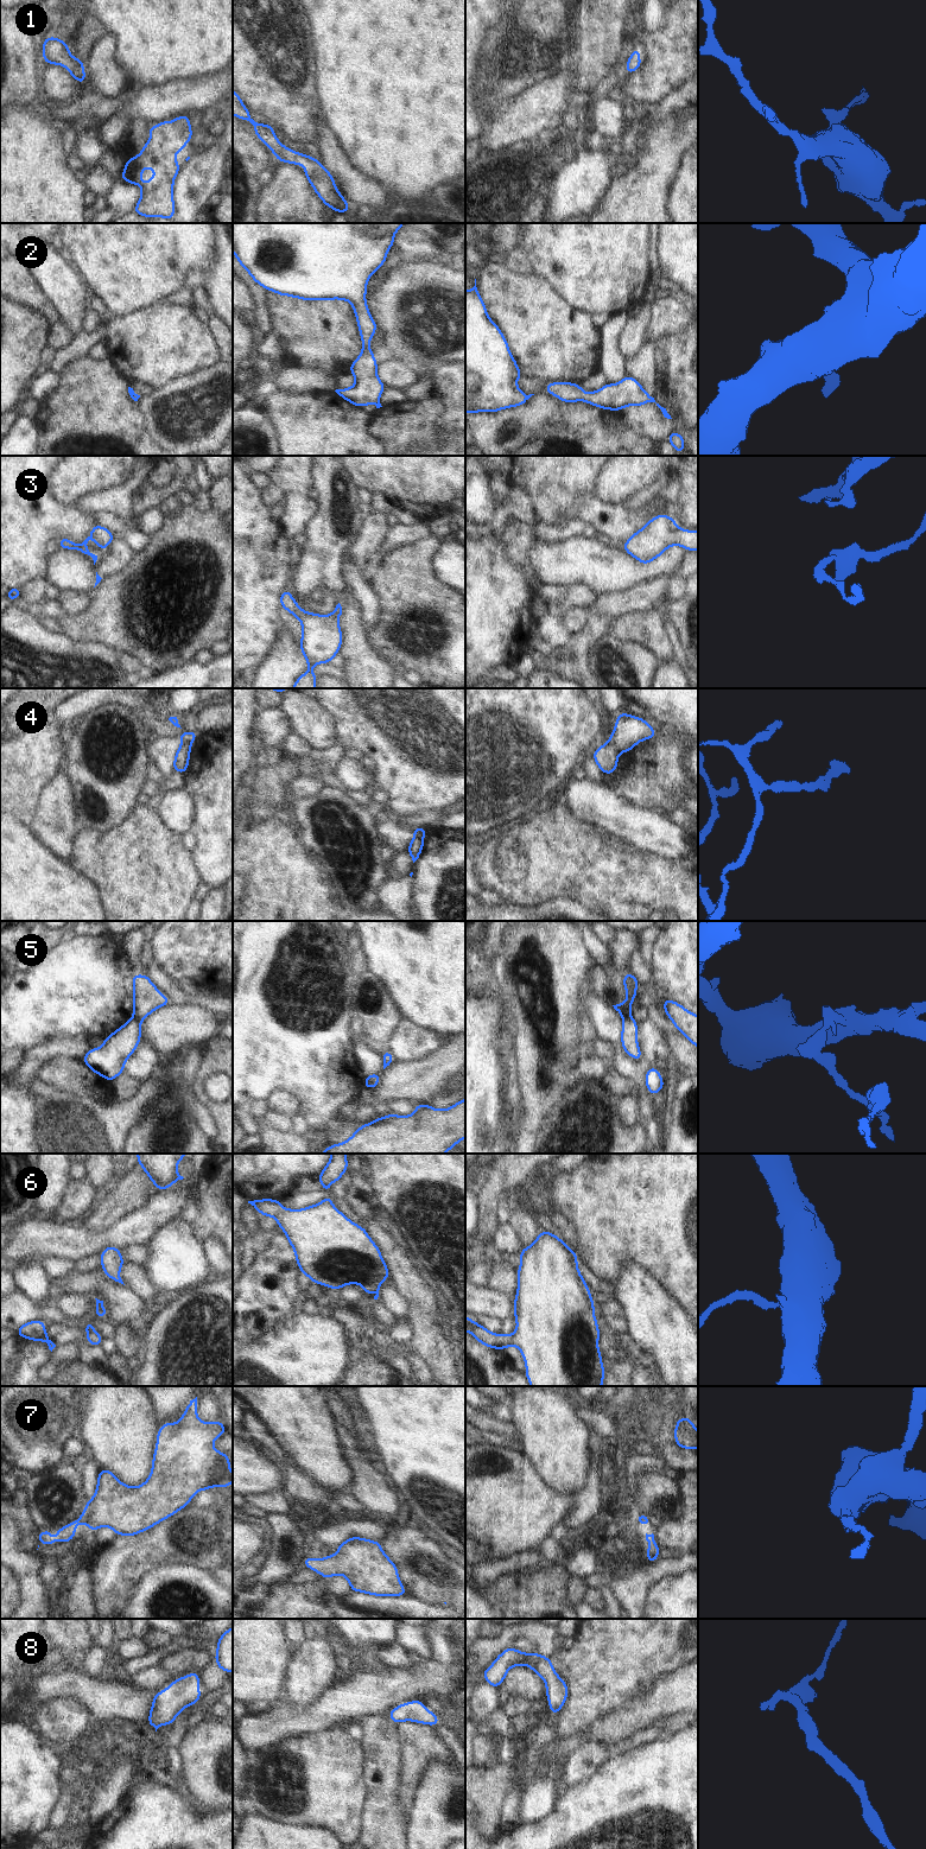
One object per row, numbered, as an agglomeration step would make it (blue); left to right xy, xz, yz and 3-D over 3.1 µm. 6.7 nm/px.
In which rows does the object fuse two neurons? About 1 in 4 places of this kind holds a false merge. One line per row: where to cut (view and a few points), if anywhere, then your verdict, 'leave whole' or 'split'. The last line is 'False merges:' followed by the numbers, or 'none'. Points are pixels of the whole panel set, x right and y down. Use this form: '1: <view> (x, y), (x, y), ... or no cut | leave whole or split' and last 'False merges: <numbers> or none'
1: no cut | leave whole
2: no cut | leave whole
3: no cut | leave whole
4: yz (609, 739), (617, 753) | split
5: xy (132, 1017), (139, 1023) | split
6: no cut | leave whole
7: no cut | leave whole
8: no cut | leave whole
False merges: 4, 5

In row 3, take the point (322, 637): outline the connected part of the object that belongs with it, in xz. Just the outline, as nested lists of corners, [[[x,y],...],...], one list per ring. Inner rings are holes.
[[[287,589],[280,595],[280,606],[302,621],[302,641],[299,648],[307,662],[309,669],[300,675],[292,688],[316,688],[318,675],[312,673],[312,667],[318,663],[330,663],[340,653],[342,631],[338,618],[342,606],[338,603],[329,616],[303,610]]]

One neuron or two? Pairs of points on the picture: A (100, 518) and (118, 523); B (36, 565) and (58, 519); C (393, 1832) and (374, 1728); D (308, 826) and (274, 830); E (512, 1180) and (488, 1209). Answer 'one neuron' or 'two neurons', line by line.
A: one neuron
B: one neuron
C: one neuron
D: two neurons
E: one neuron

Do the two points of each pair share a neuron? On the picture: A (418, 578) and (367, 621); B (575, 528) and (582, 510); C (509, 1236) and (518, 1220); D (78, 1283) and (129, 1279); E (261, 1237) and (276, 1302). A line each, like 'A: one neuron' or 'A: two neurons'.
A: two neurons
B: two neurons
C: two neurons
D: two neurons
E: two neurons

